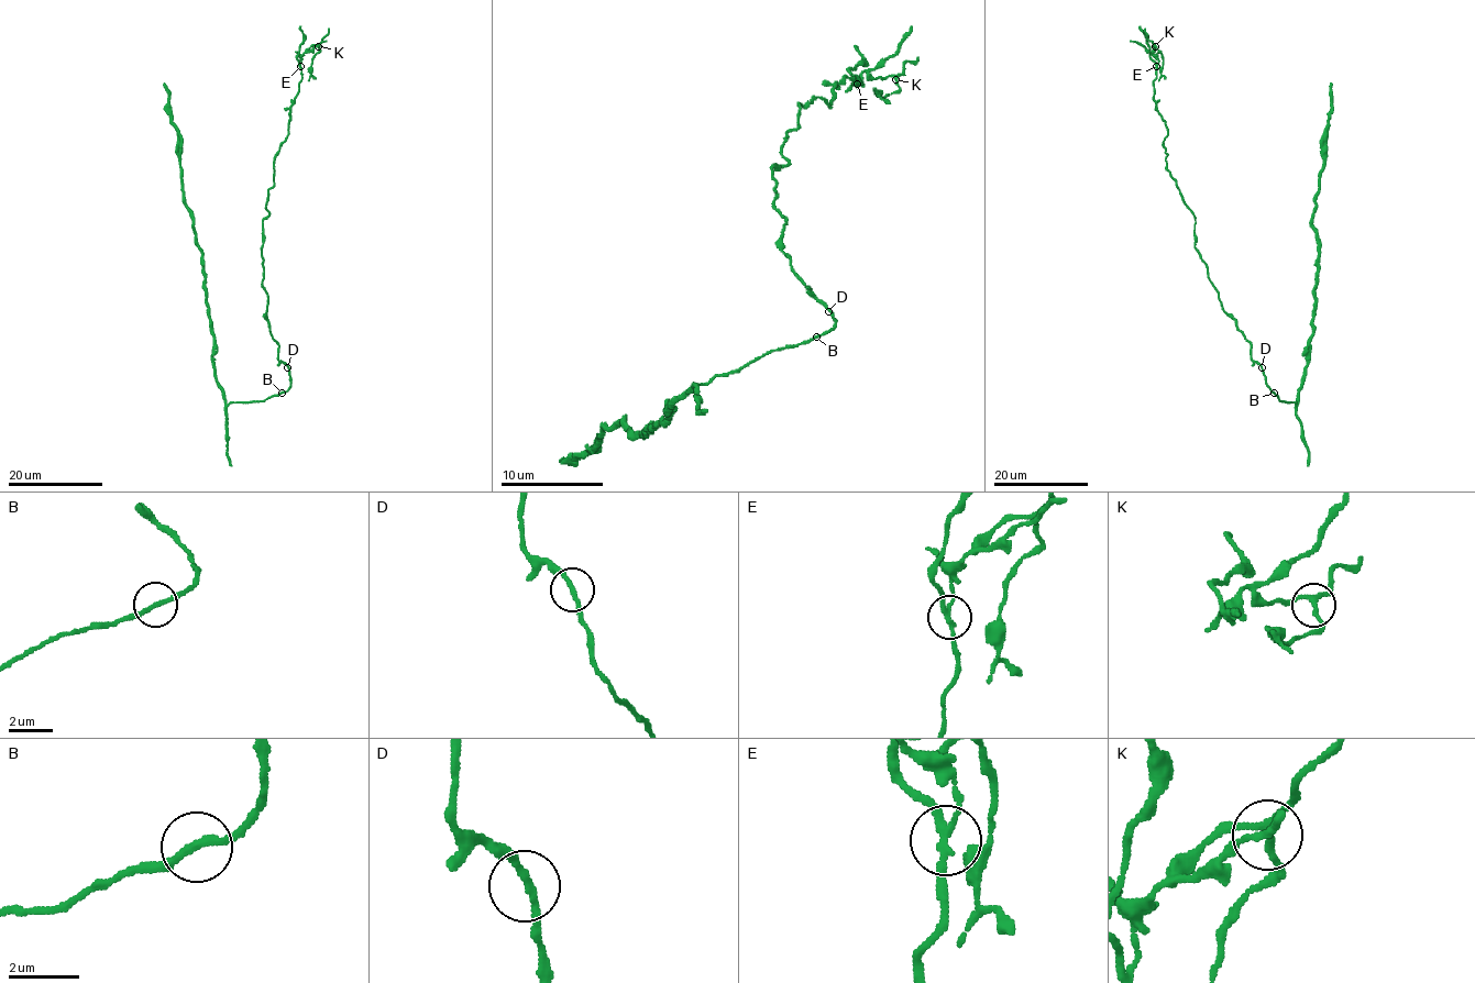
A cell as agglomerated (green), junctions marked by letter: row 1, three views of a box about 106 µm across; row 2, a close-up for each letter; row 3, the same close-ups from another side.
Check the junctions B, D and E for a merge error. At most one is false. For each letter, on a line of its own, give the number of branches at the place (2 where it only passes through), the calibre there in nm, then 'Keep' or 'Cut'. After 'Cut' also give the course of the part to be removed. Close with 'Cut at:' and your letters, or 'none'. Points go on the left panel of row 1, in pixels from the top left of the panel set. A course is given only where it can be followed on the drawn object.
B: Branches: 2. Thickness 200 nm. Keep
D: Branches: 2. Thickness 180 nm. Keep
E: Branches: 3. Thickness 190 nm. Cut. Course of the part to remove: (300, 66), (304, 53), (317, 45), (319, 51), (312, 58), (311, 74), (316, 79)
Cut at: E

